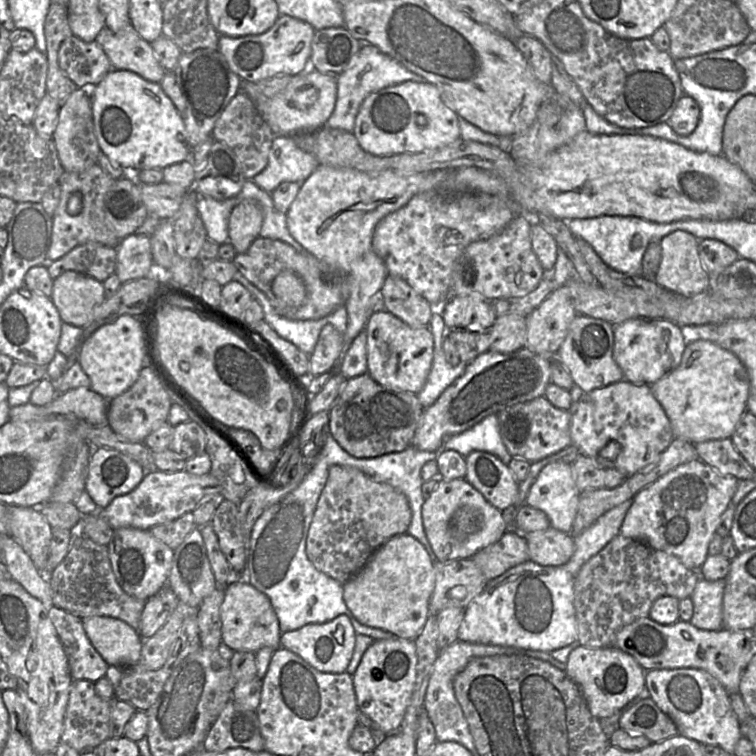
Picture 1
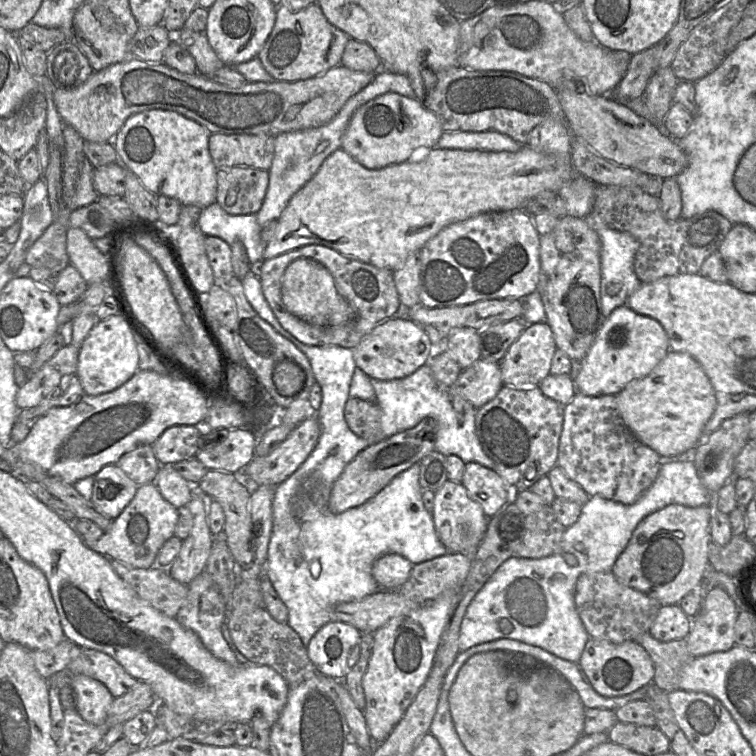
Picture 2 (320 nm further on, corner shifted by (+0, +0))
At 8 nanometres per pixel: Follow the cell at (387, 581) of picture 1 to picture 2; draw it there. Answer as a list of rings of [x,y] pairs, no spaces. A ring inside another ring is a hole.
[[[389,553],[374,562],[372,575],[381,590],[397,590],[408,580],[412,568],[405,557]]]

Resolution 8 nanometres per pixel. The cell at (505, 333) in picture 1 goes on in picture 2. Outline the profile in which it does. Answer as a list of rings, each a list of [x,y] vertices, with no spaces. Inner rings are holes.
[[[481,358],[462,370],[450,395],[461,395],[479,409],[494,399],[503,385],[499,363]]]

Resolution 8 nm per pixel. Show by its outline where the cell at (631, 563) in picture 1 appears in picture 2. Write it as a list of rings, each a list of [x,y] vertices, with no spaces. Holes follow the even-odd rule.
[[[611,572],[585,573],[577,579],[574,603],[590,638],[620,644],[649,633],[662,605],[647,595],[620,584]]]

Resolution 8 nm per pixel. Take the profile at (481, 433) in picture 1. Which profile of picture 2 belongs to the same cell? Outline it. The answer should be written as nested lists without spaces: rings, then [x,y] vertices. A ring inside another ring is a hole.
[[[428,363],[406,378],[391,381],[371,379],[371,384],[375,390],[376,403],[382,412],[381,432],[384,437],[411,429],[424,418],[431,417],[438,425],[434,442],[436,451],[446,457],[458,456],[465,464],[476,462],[494,469],[494,462],[483,451],[476,434],[476,414],[460,415],[454,410],[450,391],[438,386]]]

